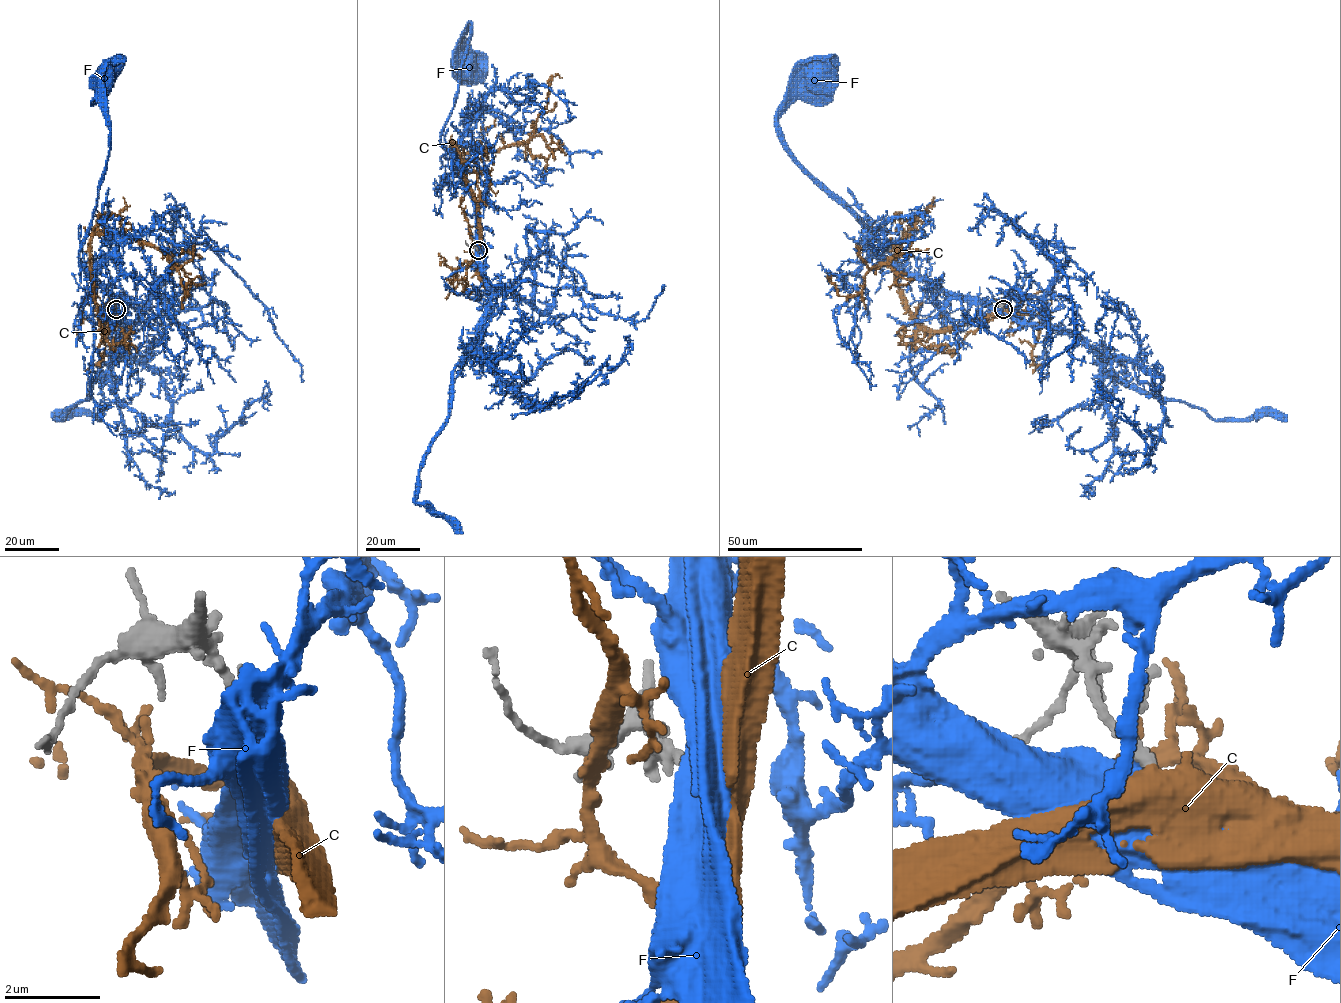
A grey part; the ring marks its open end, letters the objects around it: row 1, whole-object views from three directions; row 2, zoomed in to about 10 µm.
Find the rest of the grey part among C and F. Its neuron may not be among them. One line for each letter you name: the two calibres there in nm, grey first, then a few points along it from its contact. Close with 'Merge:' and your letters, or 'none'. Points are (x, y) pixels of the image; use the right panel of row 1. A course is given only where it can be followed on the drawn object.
C: 150 nm thick on the grey side, 750 nm on the other; it runs (1003, 308), (925, 328), (897, 278), (906, 234), (854, 295), (839, 296), (831, 278)
Merge: C

